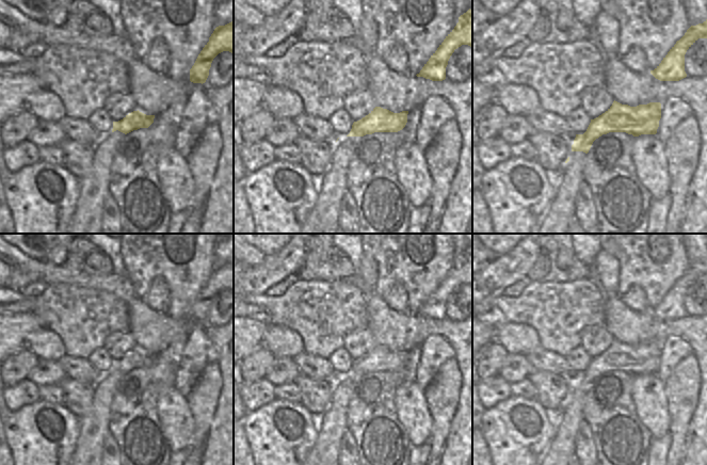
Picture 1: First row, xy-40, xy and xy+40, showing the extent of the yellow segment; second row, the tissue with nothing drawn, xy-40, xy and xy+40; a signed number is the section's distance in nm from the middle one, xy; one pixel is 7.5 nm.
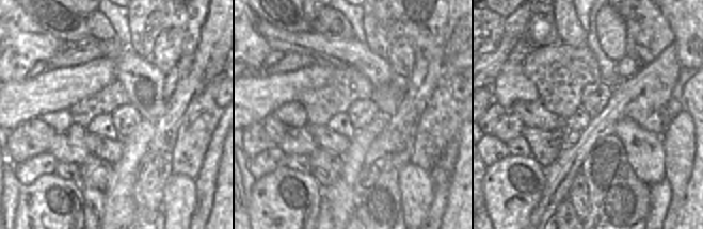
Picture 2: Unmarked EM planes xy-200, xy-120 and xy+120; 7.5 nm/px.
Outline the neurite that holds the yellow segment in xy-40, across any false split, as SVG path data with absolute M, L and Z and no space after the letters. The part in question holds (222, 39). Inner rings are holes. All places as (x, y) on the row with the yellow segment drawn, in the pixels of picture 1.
M234 21L214 29L209 42L205 45L190 69L190 81L205 83L213 59L223 51L234 53Z

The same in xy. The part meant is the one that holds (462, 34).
M470 9L459 17L459 22L454 29L446 36L416 76L432 81L445 80L448 61L454 50L462 45L472 47L472 11Z

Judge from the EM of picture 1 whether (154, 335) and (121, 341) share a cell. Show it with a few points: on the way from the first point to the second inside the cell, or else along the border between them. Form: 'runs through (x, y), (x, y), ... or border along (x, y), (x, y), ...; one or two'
border along (129, 331), (138, 348); two

